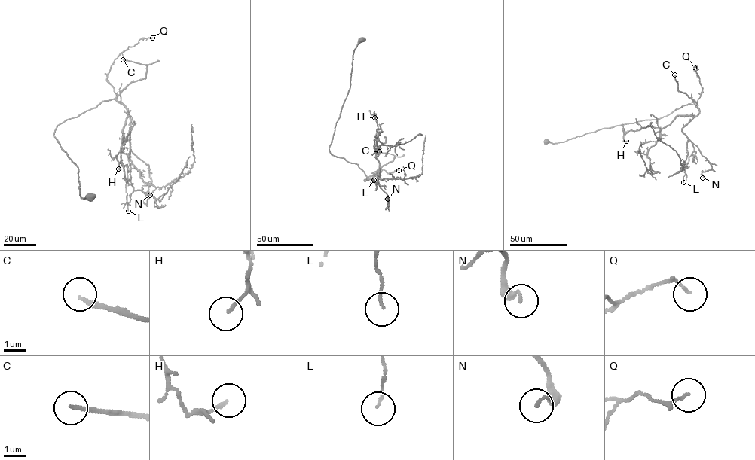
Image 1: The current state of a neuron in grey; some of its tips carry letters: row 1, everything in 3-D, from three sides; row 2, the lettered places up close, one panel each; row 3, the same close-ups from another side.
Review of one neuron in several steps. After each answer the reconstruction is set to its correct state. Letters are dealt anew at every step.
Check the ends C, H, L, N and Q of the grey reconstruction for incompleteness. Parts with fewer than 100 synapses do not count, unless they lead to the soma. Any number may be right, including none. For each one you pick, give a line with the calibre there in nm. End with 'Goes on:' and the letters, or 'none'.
C: Thickness 160 nm
Goes on: C

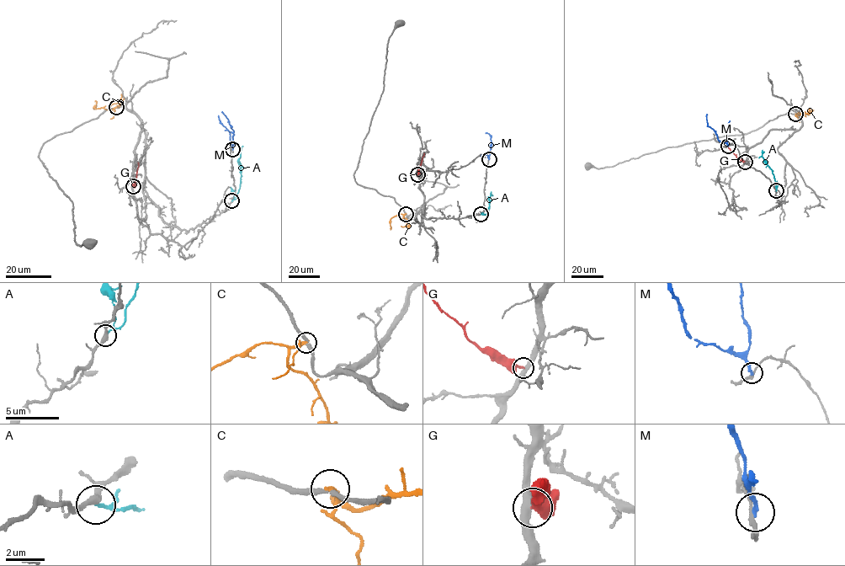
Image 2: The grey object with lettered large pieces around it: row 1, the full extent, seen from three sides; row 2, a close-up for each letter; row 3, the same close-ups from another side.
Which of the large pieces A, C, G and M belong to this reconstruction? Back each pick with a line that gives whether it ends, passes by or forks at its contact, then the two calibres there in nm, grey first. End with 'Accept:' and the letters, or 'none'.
Accept: none

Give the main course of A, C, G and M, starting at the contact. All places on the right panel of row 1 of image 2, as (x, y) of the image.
A: (776, 190), (777, 185), (772, 169), (762, 156), (764, 152)
C: (795, 114), (808, 114), (812, 109)
G: (745, 161), (736, 157), (725, 141)
M: (728, 146), (719, 140), (715, 132), (708, 125), (707, 114)

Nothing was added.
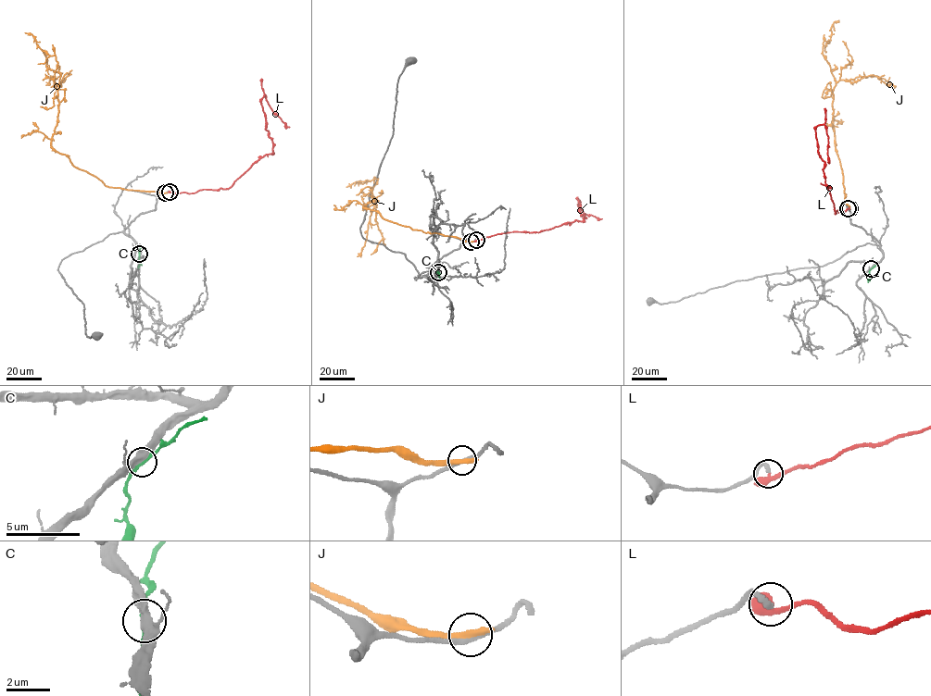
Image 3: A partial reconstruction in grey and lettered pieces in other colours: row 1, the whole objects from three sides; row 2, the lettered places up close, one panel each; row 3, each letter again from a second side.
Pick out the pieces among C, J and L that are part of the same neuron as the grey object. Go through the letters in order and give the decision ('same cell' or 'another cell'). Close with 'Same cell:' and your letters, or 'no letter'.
C: another cell
J: another cell
L: same cell
Same cell: L

